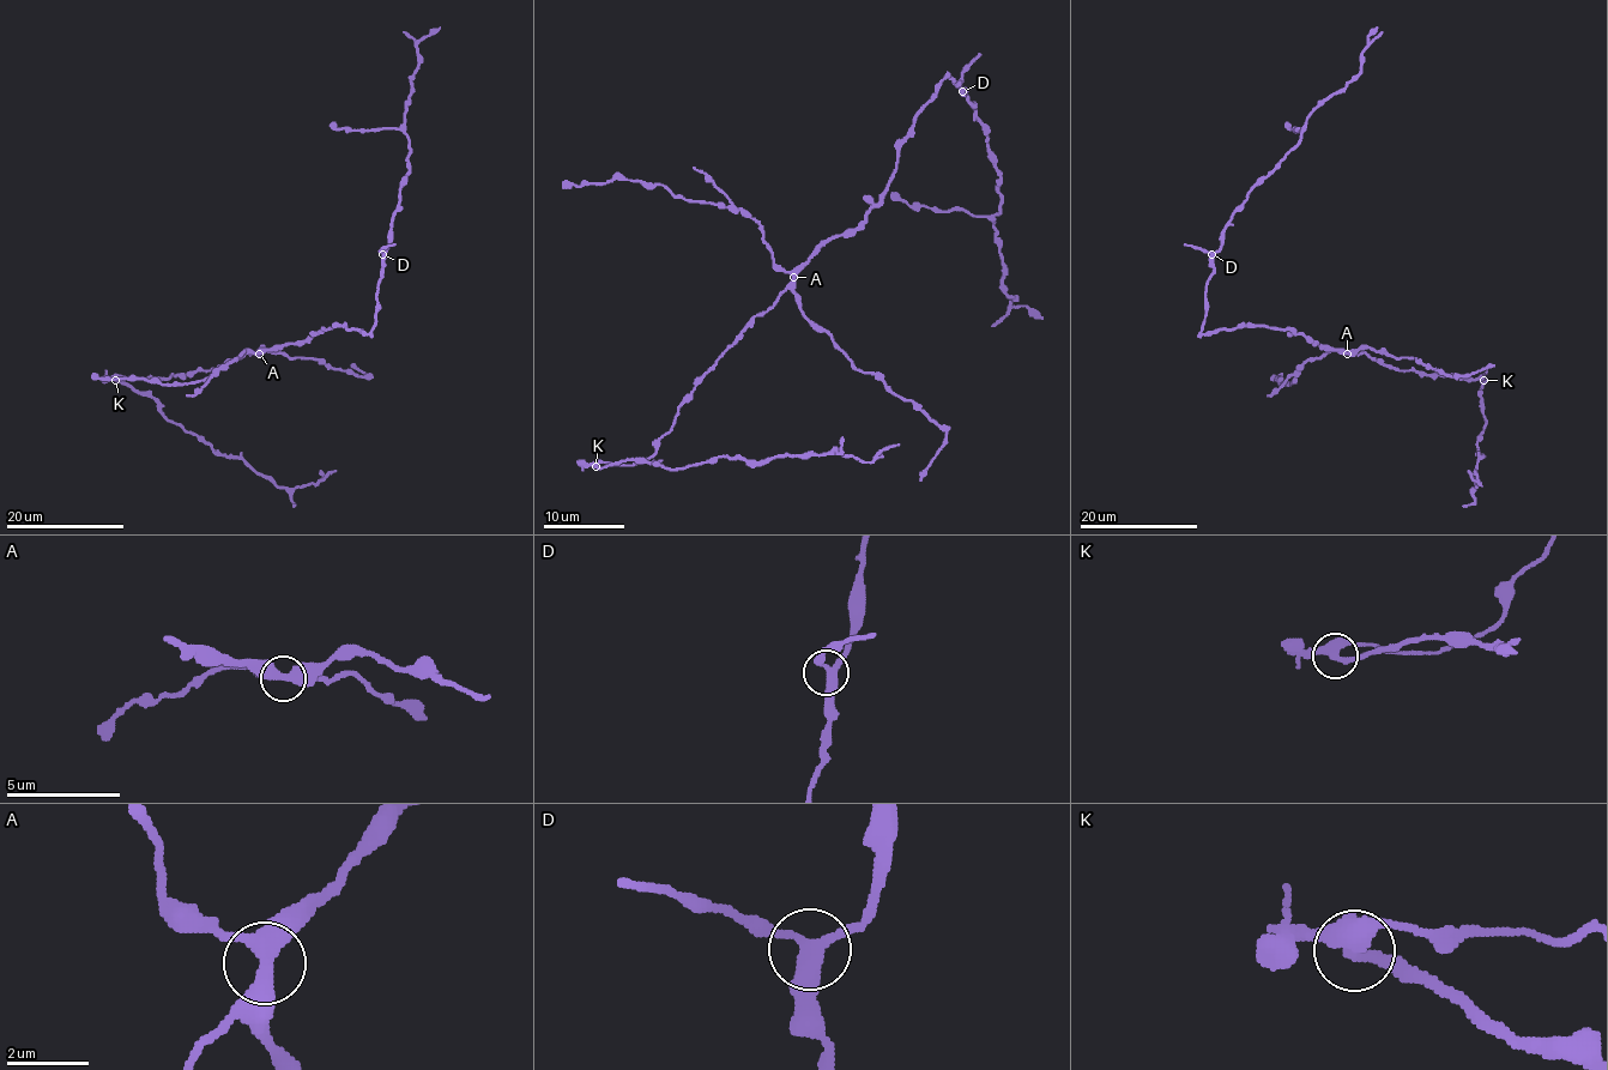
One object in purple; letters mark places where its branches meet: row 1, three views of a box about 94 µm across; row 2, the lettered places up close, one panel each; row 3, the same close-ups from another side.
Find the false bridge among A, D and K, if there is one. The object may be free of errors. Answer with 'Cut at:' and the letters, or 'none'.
Cut at: K

